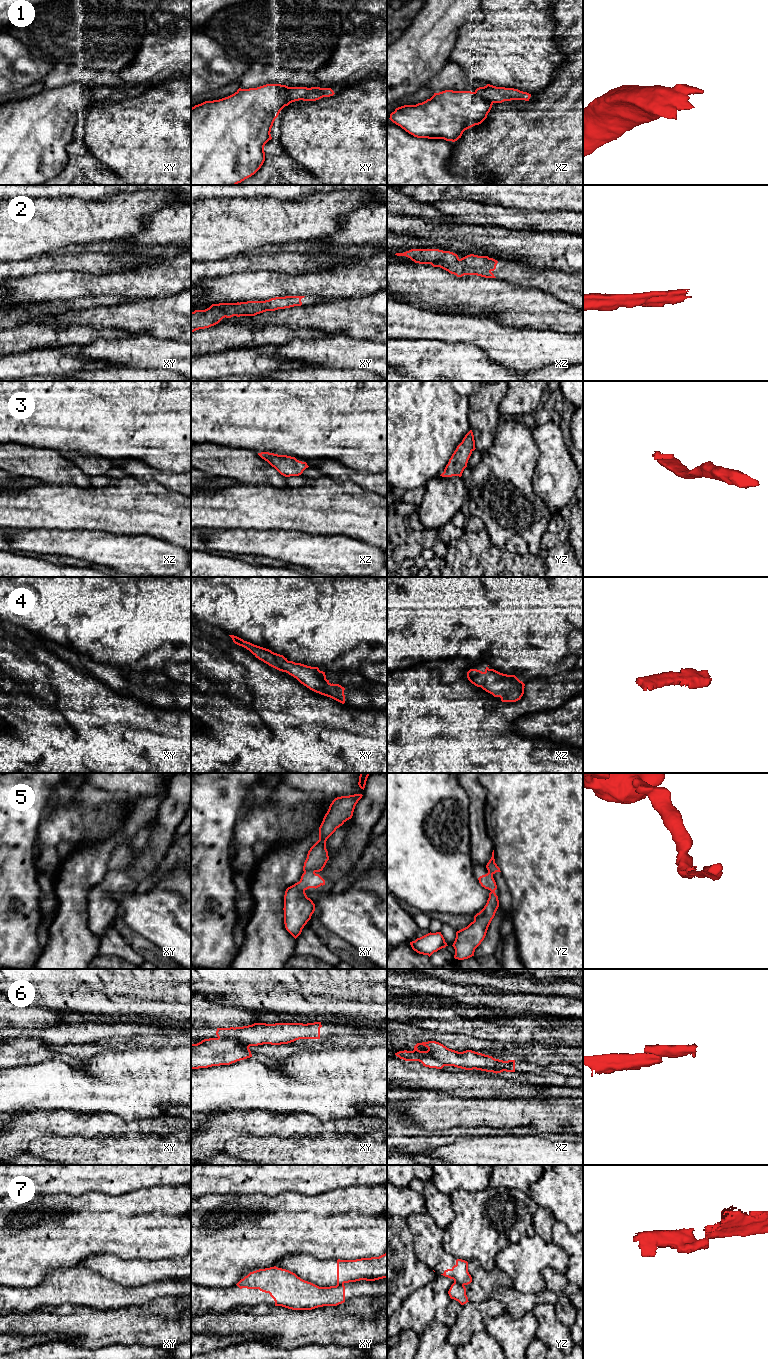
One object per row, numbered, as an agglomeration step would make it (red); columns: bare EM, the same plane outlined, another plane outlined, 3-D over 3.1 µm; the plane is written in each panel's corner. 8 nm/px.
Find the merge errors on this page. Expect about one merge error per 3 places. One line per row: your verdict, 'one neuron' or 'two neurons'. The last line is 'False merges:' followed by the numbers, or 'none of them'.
1: two neurons
2: one neuron
3: one neuron
4: one neuron
5: two neurons
6: two neurons
7: two neurons
False merges: 1, 5, 6, 7

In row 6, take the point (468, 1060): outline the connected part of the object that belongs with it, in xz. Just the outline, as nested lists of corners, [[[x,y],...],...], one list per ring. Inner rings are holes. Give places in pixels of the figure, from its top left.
[[[436,1041],[417,1043],[413,1051],[433,1057],[445,1066],[454,1066],[465,1070],[476,1069],[496,1074],[503,1071],[515,1072],[515,1060],[503,1061],[472,1050],[458,1052]]]

